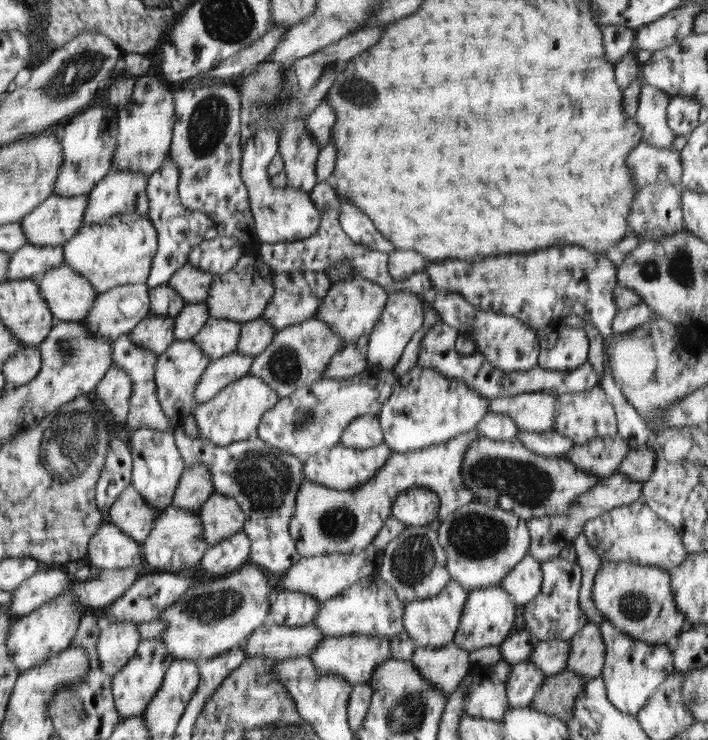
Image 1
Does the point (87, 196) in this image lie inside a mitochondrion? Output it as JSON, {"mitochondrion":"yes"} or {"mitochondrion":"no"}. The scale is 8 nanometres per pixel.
{"mitochondrion":"no"}

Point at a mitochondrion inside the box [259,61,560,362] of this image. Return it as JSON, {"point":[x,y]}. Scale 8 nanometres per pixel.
{"point":[369,96]}

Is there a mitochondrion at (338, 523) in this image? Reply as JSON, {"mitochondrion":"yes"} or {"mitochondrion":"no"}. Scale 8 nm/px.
{"mitochondrion":"yes"}

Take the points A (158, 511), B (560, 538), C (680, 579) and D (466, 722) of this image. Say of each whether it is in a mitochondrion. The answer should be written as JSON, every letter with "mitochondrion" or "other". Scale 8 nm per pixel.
{"A":"other","B":"other","C":"other","D":"other"}

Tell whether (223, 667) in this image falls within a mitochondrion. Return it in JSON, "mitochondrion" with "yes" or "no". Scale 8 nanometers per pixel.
{"mitochondrion":"no"}

